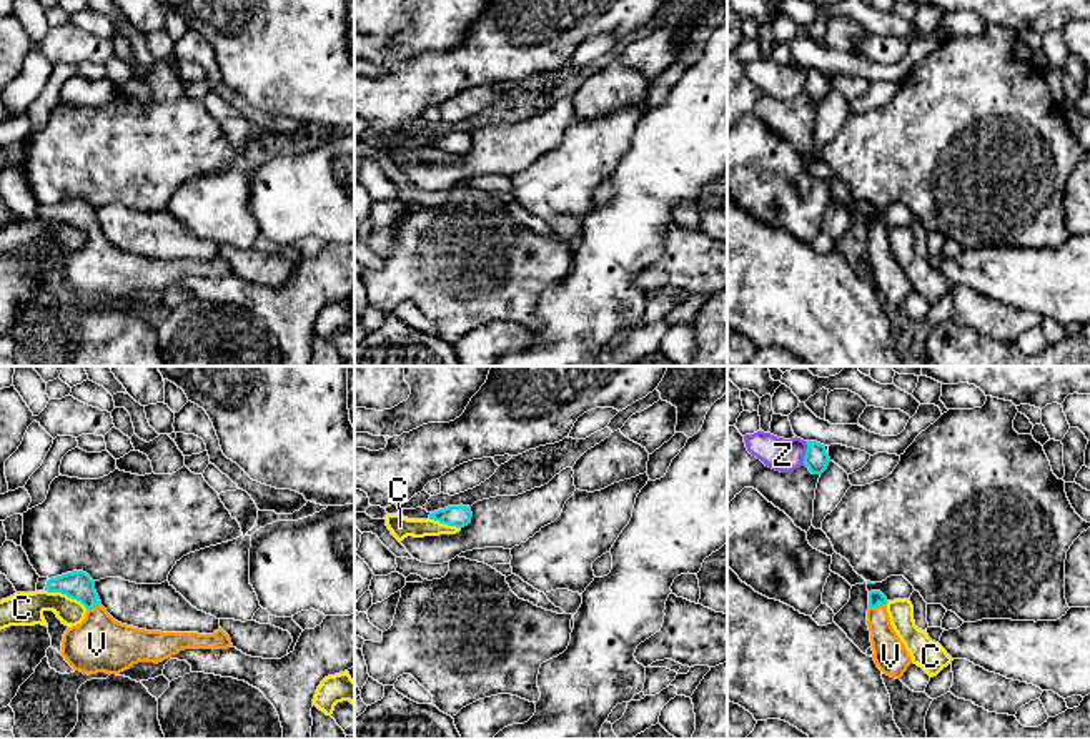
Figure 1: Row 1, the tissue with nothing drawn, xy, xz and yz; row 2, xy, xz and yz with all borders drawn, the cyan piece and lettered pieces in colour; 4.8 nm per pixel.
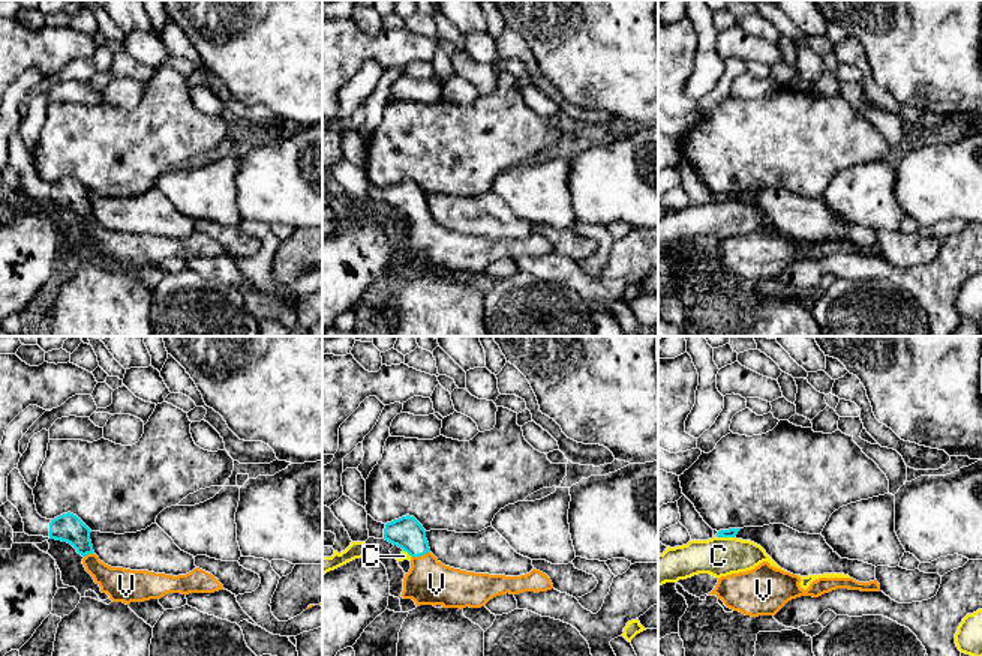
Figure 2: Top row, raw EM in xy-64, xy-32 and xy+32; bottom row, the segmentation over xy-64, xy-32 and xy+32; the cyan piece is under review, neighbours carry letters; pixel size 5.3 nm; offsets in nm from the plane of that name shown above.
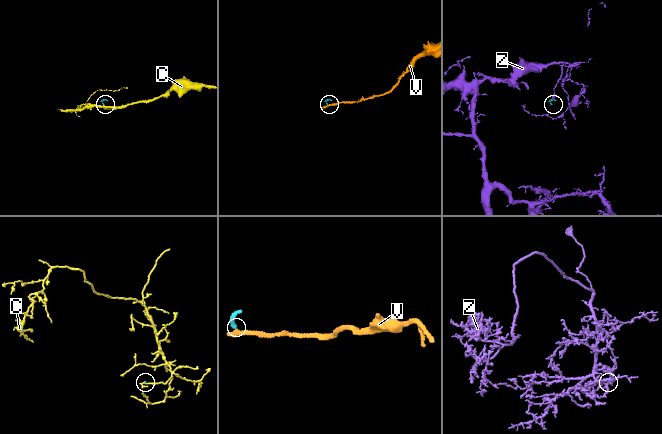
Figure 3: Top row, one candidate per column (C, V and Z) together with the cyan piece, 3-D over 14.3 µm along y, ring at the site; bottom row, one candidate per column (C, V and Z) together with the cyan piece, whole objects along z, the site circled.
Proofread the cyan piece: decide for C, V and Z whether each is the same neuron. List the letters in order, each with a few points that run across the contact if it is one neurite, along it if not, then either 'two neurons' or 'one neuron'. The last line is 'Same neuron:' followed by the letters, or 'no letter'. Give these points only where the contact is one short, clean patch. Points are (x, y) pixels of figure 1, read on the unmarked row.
C: line xy (45, 217), (65, 220), (87, 235); two neurons
V: line yz (876, 225), (877, 232), (877, 248), (889, 280); one neuron
Z: line yz (807, 69), (802, 92); two neurons
Same neuron: V

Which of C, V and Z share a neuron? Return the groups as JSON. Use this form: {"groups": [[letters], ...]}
{"groups": [["C"], ["V"], ["Z"]]}

